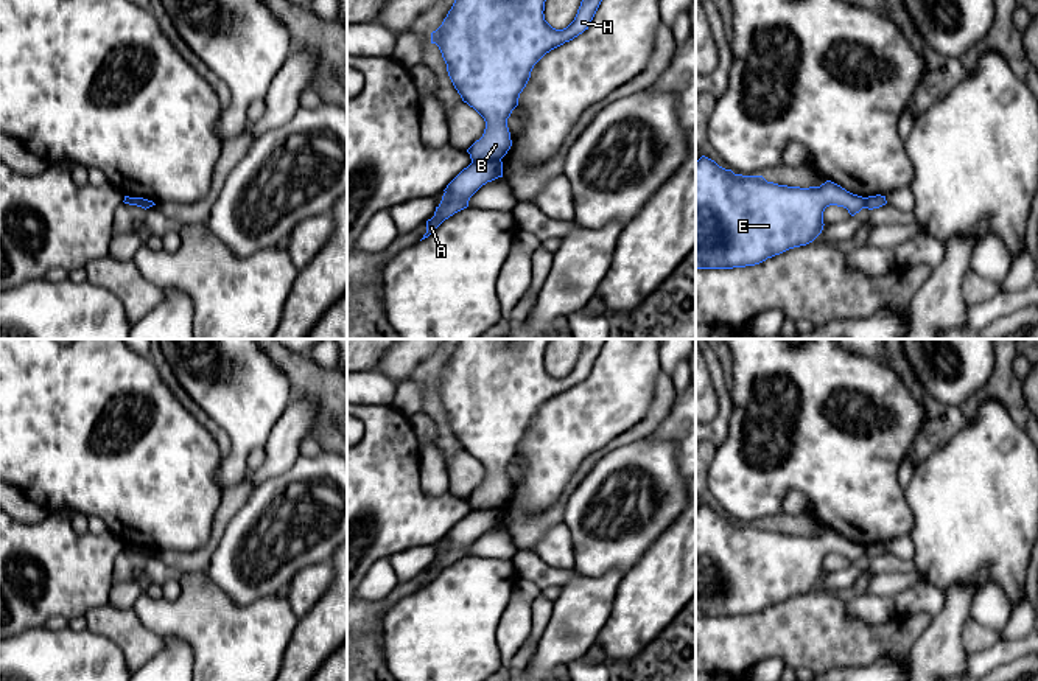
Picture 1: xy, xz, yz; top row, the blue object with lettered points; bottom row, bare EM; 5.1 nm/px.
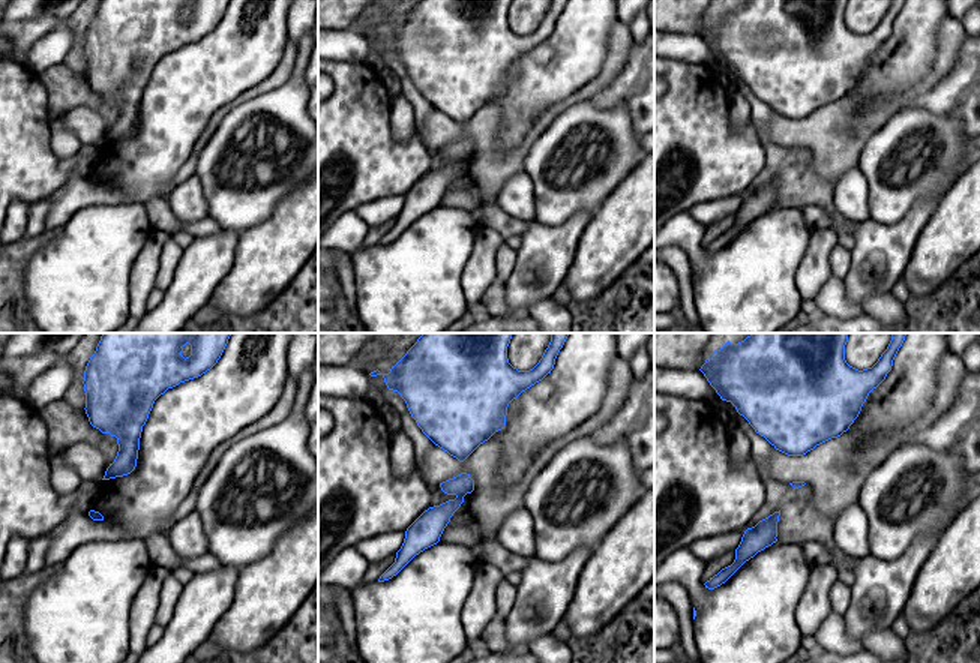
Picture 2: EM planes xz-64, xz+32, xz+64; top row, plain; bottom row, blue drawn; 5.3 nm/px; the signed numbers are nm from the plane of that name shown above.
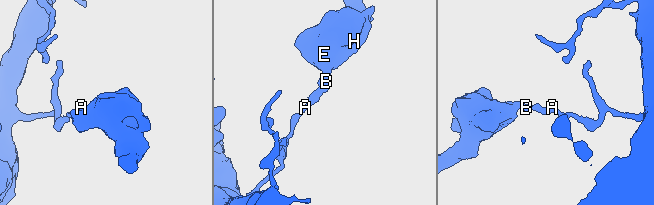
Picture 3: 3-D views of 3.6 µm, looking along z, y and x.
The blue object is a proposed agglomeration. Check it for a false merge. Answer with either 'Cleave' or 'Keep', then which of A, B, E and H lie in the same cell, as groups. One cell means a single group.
Cleave. Groups: A / B E H

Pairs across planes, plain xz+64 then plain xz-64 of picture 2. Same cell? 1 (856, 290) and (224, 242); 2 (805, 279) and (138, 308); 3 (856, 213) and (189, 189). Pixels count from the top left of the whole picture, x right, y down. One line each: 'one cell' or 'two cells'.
1: one cell
2: one cell
3: one cell

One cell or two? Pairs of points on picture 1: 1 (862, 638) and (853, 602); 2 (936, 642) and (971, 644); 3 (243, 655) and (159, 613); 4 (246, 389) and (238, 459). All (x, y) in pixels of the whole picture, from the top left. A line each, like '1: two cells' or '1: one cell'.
1: two cells
2: two cells
3: one cell
4: one cell

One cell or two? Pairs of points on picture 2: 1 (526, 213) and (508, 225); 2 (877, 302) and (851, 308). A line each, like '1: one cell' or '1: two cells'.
1: two cells
2: two cells

